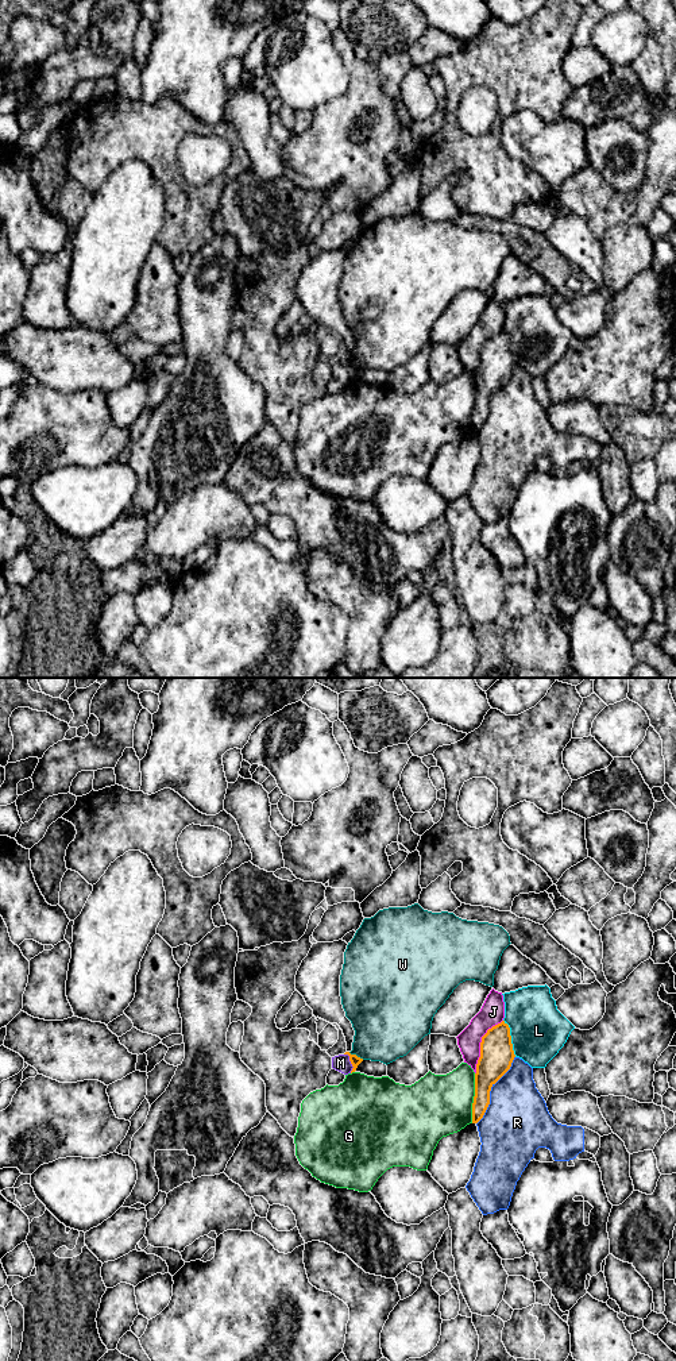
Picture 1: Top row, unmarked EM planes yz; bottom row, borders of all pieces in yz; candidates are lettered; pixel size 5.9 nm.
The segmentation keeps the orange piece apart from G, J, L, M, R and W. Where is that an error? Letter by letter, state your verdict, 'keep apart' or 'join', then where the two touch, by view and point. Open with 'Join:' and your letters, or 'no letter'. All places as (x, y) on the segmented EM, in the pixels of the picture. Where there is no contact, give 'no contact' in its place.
Join: M
G: keep apart | yz (474, 1098)
J: keep apart | yz (481, 1045)
L: keep apart | yz (510, 1038)
M: join | yz (351, 1063)
R: keep apart | yz (490, 1090)
W: keep apart | yz (356, 1056)

